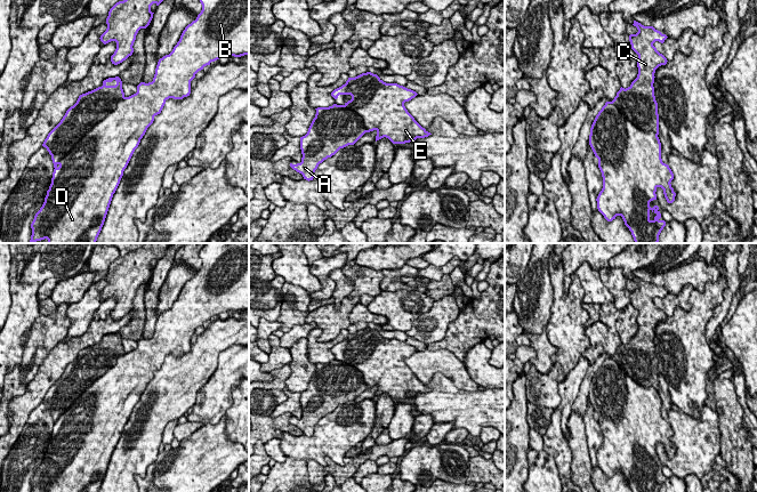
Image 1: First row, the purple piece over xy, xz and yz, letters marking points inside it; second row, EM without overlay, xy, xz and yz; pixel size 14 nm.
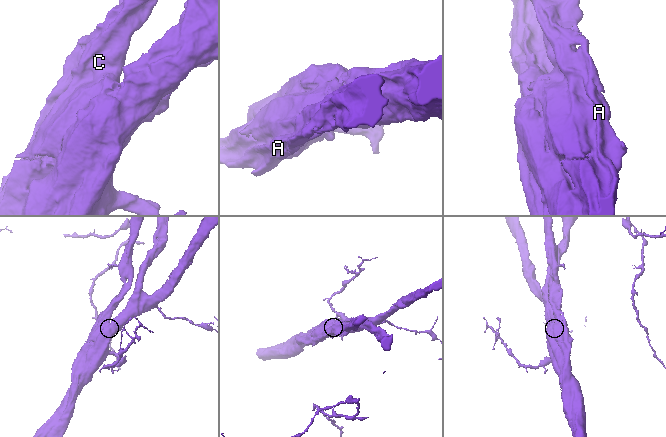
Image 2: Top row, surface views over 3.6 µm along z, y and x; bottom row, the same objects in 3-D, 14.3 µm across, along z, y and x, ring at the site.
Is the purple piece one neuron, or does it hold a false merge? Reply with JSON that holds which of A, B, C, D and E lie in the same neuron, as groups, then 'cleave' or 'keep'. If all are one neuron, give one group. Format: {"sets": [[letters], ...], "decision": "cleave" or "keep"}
{"sets": [["A", "C"], ["B", "D", "E"]], "decision": "cleave"}

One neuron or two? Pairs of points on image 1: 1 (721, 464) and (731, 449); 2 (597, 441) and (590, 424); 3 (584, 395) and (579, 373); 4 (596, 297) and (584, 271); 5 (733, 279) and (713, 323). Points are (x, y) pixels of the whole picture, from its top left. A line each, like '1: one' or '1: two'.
1: two
2: one
3: two
4: one
5: one

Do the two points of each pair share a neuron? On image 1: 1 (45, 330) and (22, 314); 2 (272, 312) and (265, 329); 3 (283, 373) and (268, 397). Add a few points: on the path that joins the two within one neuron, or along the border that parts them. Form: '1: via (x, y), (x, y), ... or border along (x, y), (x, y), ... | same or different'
1: border along (40, 314), (34, 320), (23, 347) | different
2: border along (260, 317), (267, 321), (276, 321) | different
3: via (279, 379), (278, 385), (272, 392) | same

